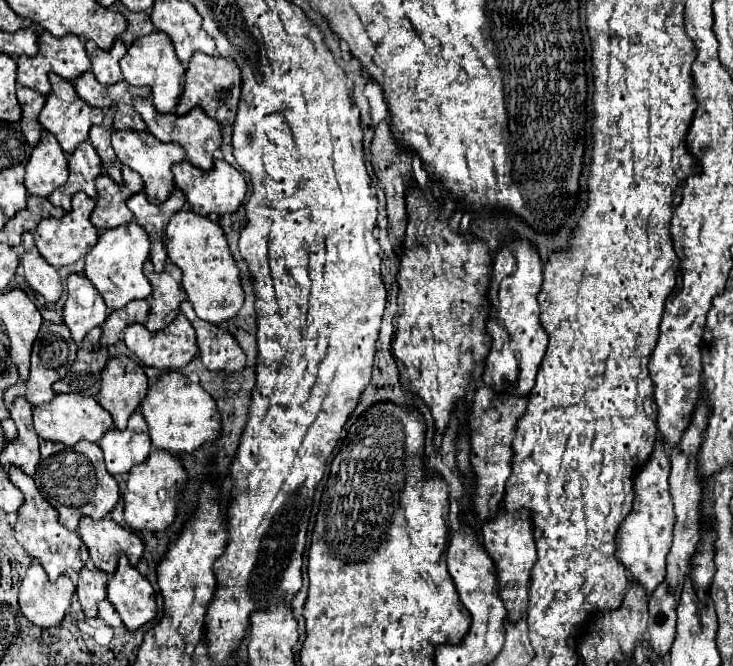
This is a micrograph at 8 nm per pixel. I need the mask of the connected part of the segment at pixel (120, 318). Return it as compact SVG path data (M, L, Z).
M131 301L131 303L127 303L127 307L123 307L119 311L113 311L103 325L105 341L101 337L101 345L111 345L111 339L115 341L117 335L111 333L111 331L115 331L117 325L125 327L125 325L133 325L133 323L145 323L147 313L149 313L149 303L147 301Z

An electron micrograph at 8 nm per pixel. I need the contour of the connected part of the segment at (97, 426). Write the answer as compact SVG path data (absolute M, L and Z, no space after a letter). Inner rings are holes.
M75 393L69 395L55 395L51 403L43 403L33 407L33 421L35 431L45 441L61 441L67 447L73 447L81 439L99 441L107 431L113 429L113 419L109 411L105 411L93 397L81 397Z

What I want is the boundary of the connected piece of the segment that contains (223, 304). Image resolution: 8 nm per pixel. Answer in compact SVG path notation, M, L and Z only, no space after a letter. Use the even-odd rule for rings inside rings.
M193 211L175 213L167 225L167 253L169 261L183 271L183 289L199 319L221 325L239 313L243 305L242 282L219 223Z

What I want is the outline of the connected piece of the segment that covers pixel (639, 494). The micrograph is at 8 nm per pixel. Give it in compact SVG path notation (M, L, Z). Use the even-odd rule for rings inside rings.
M659 441L647 459L647 463L641 467L641 471L635 475L635 503L631 509L631 515L623 519L623 527L619 527L619 551L617 559L619 563L629 571L631 581L643 585L645 593L651 595L659 583L663 583L665 577L665 557L671 549L673 541L673 525L675 525L675 511L669 495L669 457L665 455L665 447Z

